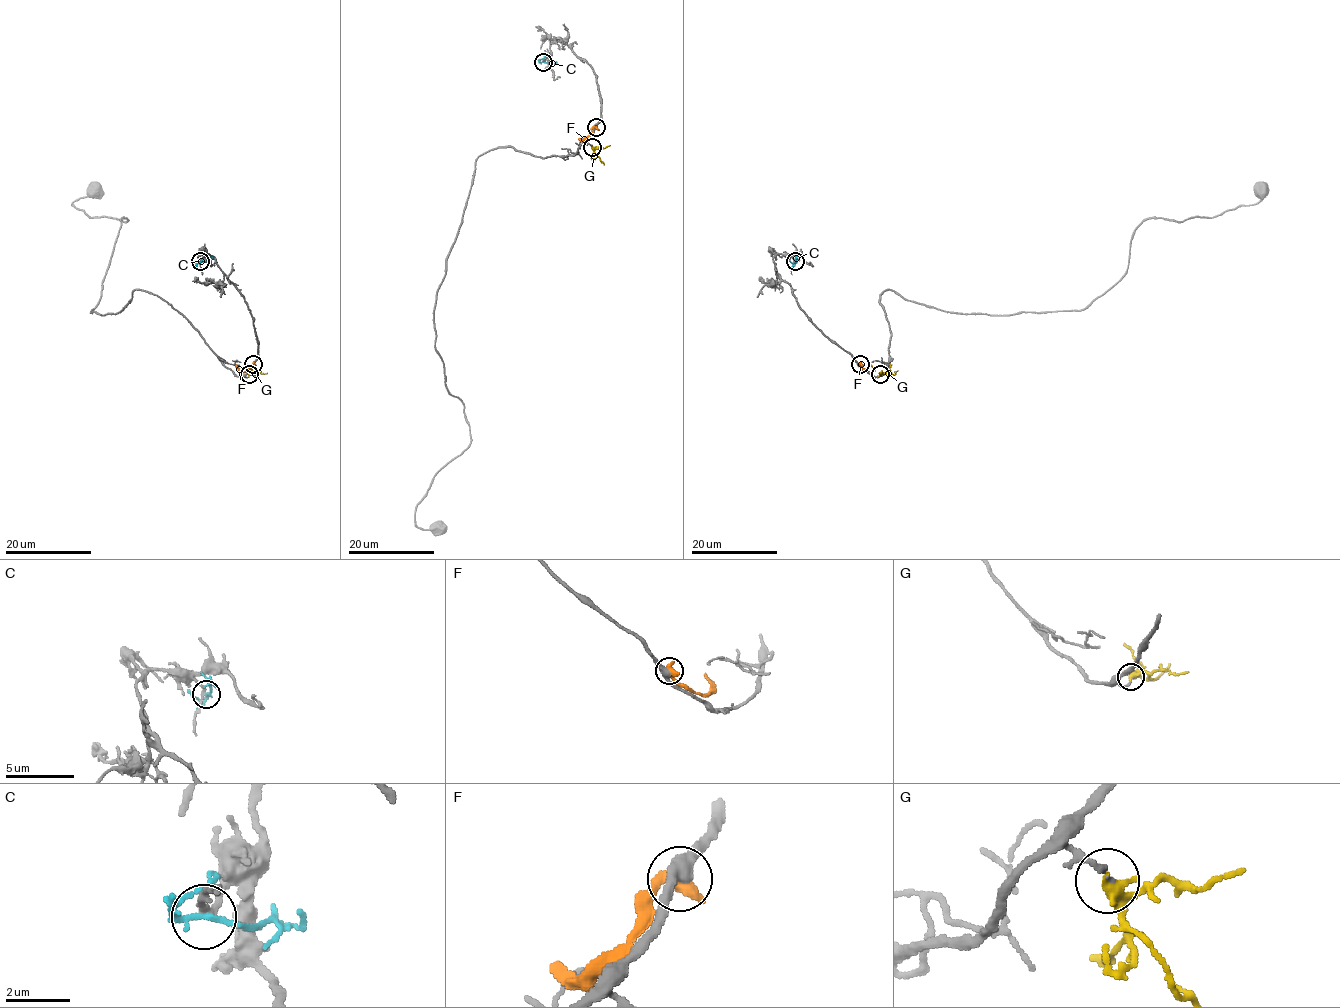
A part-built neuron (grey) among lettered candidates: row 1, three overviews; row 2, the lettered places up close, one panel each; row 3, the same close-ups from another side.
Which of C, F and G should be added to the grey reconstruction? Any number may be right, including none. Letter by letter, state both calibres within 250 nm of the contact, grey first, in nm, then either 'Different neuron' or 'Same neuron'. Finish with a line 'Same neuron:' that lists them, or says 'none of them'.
C: Thickness 200 nm (grey) against 180 nm. Different neuron
F: Thickness 400 nm (grey) against 500 nm. Different neuron
G: Thickness 140 nm (grey) against 320 nm. Same neuron
Same neuron: G

